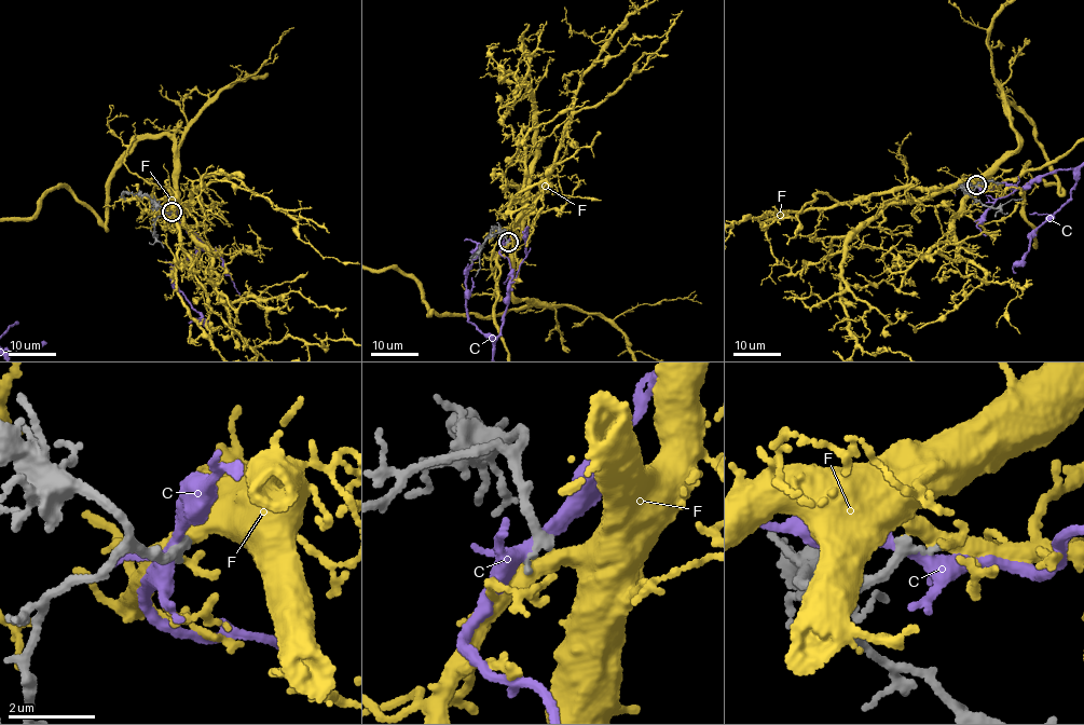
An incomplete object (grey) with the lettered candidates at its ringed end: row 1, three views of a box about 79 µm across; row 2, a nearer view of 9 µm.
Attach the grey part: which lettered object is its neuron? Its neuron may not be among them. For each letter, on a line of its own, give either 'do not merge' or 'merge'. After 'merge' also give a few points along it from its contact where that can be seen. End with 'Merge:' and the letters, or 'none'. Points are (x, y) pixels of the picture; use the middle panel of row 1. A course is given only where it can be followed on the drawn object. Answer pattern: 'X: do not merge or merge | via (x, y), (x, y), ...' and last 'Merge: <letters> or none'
C: do not merge
F: merge
Merge: F

